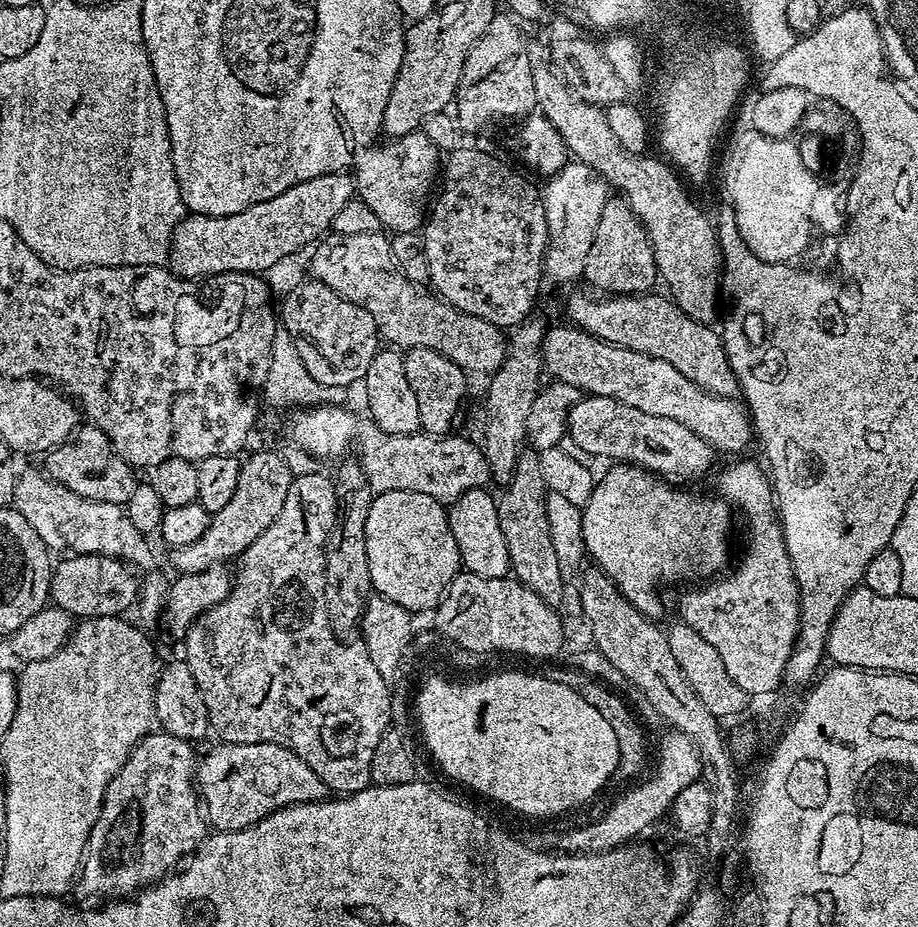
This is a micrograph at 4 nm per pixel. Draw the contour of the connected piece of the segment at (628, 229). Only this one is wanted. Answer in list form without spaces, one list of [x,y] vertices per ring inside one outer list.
[[[608,198],[602,208],[602,216],[594,233],[593,245],[590,246],[589,257],[586,258],[583,279],[588,279],[596,288],[601,288],[604,294],[648,294],[653,291],[652,283],[657,283],[658,273],[652,247],[648,241],[642,222],[630,210],[623,198]]]

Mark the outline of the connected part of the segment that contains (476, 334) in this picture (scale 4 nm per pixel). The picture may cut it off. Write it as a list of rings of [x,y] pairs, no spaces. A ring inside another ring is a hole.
[[[383,231],[374,234],[332,232],[325,235],[311,252],[312,257],[308,260],[311,279],[322,282],[322,286],[330,286],[334,294],[366,309],[374,318],[381,341],[400,350],[429,348],[441,352],[468,374],[493,374],[502,366],[506,336],[501,328],[489,320],[459,312],[410,283],[392,261],[392,242]]]

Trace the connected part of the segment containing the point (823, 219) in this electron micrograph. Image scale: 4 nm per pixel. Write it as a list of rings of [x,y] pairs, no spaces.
[[[751,126],[734,132],[723,145],[718,176],[720,172],[720,188],[728,199],[727,211],[750,254],[762,262],[787,264],[807,250],[815,228],[824,232],[841,231],[842,204],[836,201],[837,189],[820,188],[824,181],[816,184],[820,177],[812,180],[812,176],[800,168],[802,160],[796,160],[795,139],[767,137]]]

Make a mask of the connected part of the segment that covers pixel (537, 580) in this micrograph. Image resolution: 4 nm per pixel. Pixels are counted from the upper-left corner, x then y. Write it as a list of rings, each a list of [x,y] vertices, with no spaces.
[[[535,450],[521,451],[512,475],[512,481],[503,485],[501,492],[504,493],[499,493],[496,501],[498,522],[502,526],[506,547],[510,550],[511,575],[530,590],[534,590],[534,594],[538,594],[538,598],[542,598],[550,605],[559,605],[566,595],[566,589],[564,589],[566,578],[558,566],[558,554],[554,554],[554,541],[550,539],[550,521],[546,519],[546,498],[549,490],[544,485],[544,472],[540,469],[539,452]]]

